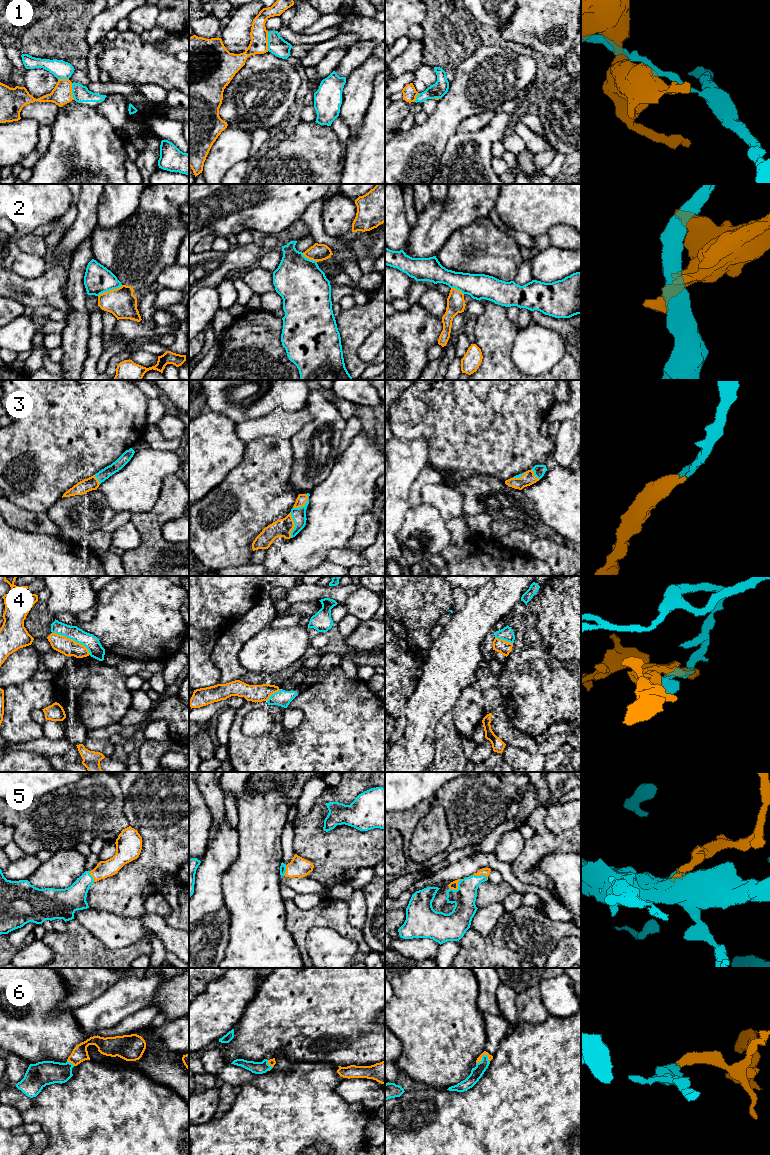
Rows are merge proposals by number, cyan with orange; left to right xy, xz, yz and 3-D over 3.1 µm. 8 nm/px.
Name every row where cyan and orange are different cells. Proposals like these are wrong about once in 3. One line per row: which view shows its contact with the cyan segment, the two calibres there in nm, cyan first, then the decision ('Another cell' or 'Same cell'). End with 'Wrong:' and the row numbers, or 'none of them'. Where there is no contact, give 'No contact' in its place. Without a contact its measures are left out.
1: Touches cyan in xz. Thickness 150 nm (cyan) against 140 nm. Another cell
2: Touches cyan in xy. Thickness 220 nm (cyan) against 240 nm. Another cell
3: Touches cyan in xz. Thickness 110 nm (cyan) against 140 nm. Same cell
4: Touches cyan in xy. Thickness 120 nm (cyan) against 140 nm. Another cell
5: Touches cyan in yz. Thickness 180 nm (cyan) against 60 nm. Same cell
6: Touches cyan in yz. Thickness 100 nm (cyan) against 50 nm. Same cell
Wrong: 1, 2, 4

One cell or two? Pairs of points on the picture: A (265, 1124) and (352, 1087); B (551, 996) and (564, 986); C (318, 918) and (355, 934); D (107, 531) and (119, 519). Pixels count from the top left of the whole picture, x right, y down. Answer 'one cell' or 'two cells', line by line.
A: two cells
B: one cell
C: one cell
D: one cell

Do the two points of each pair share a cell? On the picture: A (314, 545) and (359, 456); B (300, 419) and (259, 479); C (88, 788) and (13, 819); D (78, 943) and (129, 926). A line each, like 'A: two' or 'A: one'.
A: one
B: two
C: one
D: two

